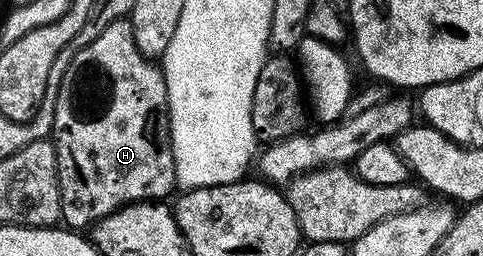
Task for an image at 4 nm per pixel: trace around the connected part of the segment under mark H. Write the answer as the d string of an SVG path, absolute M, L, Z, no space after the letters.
M129 19L112 22L112 26L104 26L104 34L96 38L96 42L88 42L84 50L72 58L68 70L64 70L64 78L60 82L60 90L53 97L54 126L52 129L52 143L56 150L56 162L58 163L58 181L60 182L60 206L62 207L61 223L70 230L89 229L97 220L120 210L126 204L138 204L142 200L156 200L159 202L167 199L170 191L175 191L174 179L174 147L170 141L170 107L168 106L168 90L166 79L161 67L155 61L148 60L140 50L136 50L136 38L134 27Z

